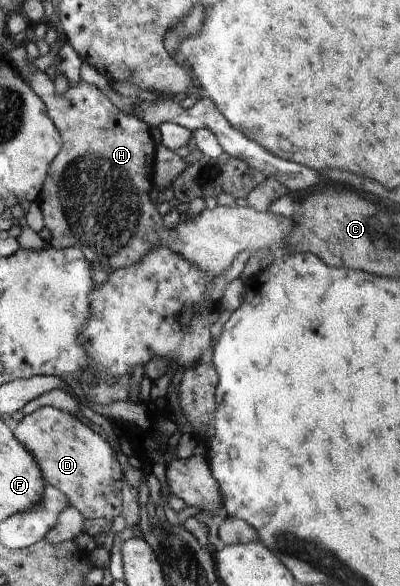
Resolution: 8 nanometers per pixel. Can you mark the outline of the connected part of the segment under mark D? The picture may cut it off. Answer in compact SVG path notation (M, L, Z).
M45 406L18 421L16 436L33 453L45 481L67 496L69 506L89 519L105 517L113 520L119 515L123 473L121 469L111 469L117 467L111 444L103 441L87 425L65 411Z

